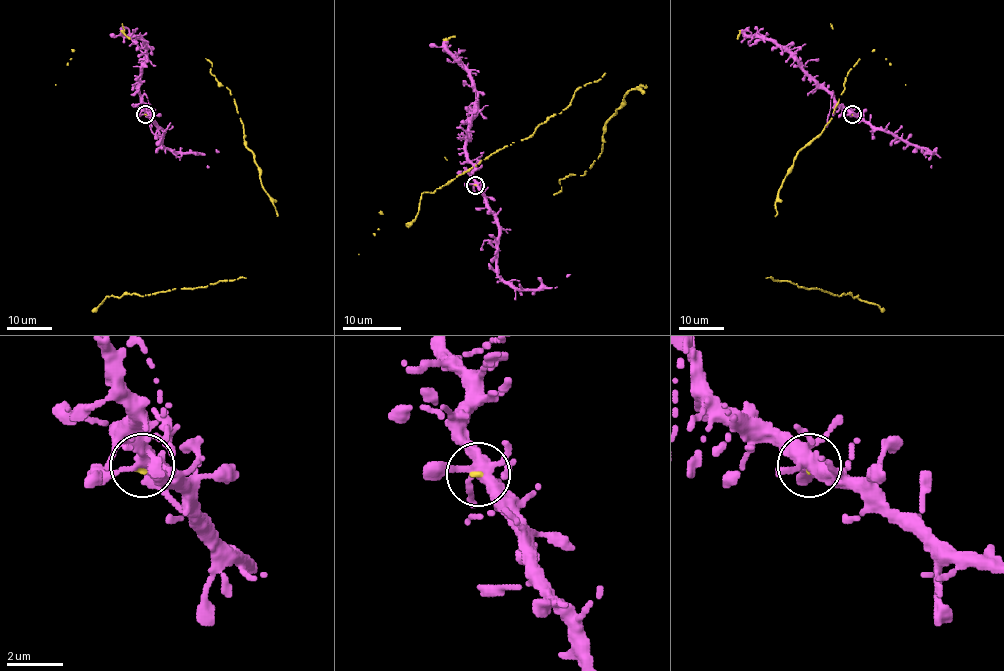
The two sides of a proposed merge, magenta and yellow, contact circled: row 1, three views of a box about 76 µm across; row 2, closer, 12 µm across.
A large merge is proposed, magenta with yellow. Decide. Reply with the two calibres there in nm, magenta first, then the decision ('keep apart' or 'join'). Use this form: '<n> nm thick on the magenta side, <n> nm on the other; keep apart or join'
380 nm thick on the magenta side, 110 nm on the other; join

